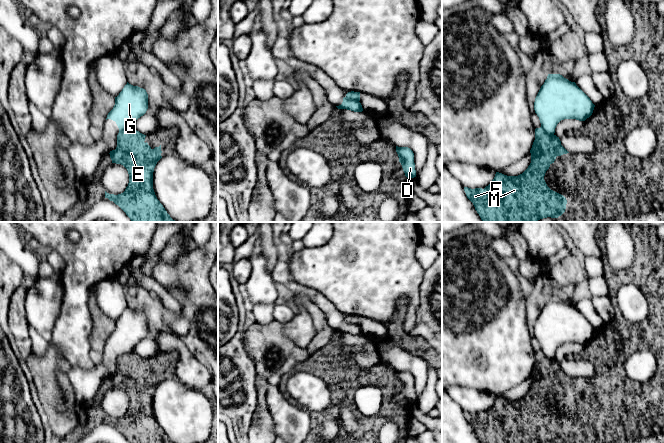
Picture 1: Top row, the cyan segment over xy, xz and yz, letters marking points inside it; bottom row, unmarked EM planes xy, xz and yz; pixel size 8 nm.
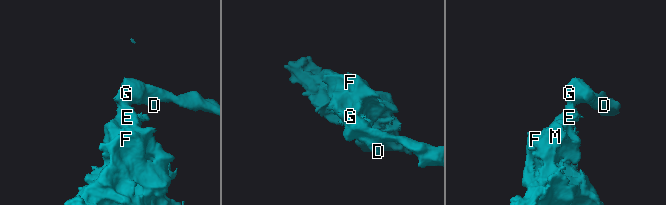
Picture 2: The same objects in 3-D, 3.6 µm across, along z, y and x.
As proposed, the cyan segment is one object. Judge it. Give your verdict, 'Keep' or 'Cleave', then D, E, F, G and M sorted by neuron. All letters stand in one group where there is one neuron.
Cleave. Groups: D G / E F M

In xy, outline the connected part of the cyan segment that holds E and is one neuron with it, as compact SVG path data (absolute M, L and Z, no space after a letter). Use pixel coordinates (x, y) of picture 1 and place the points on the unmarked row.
M134 352L124 354L117 359L117 371L110 375L112 387L123 389L129 398L129 407L125 415L114 419L105 415L105 422L118 429L130 443L172 443L157 423L153 413L153 396L162 382L161 369L152 373L145 365L146 359Z

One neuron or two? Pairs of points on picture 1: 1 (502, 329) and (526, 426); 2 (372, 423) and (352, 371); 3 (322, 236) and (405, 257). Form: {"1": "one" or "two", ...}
{"1": "two", "2": "one", "3": "two"}

